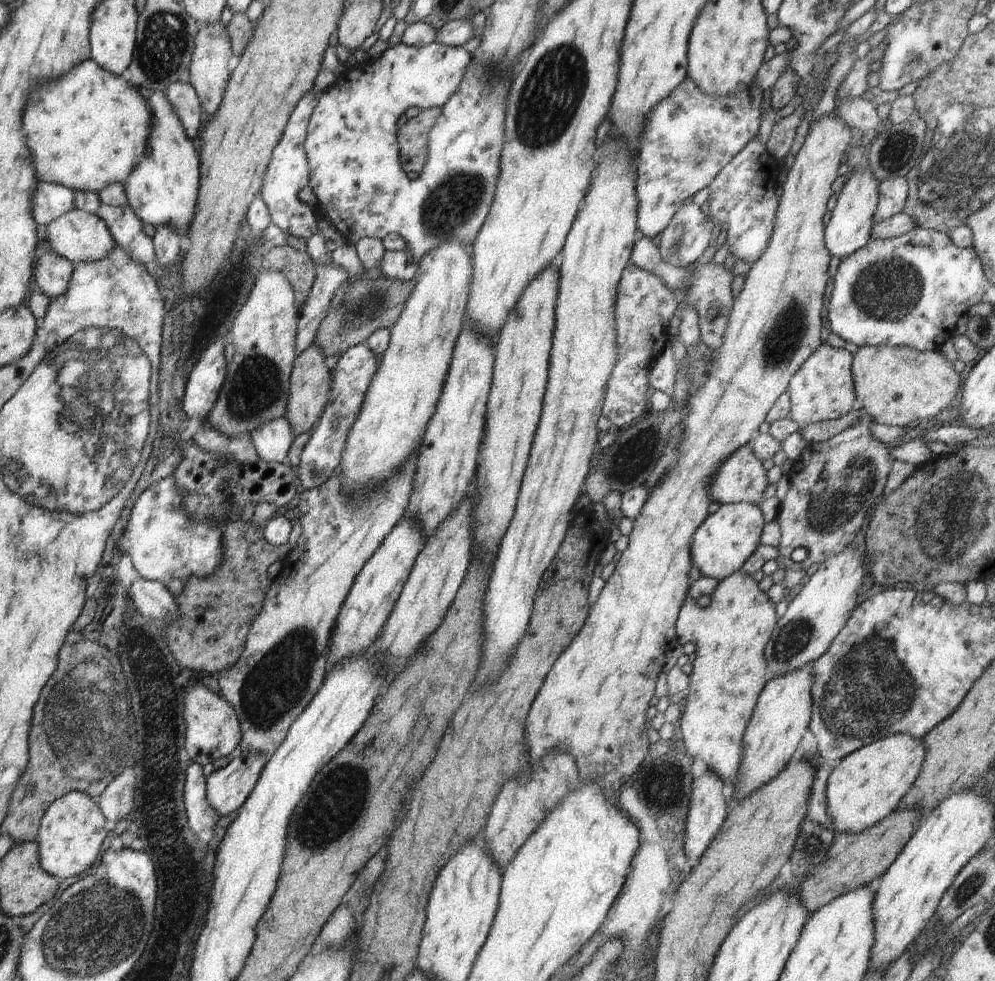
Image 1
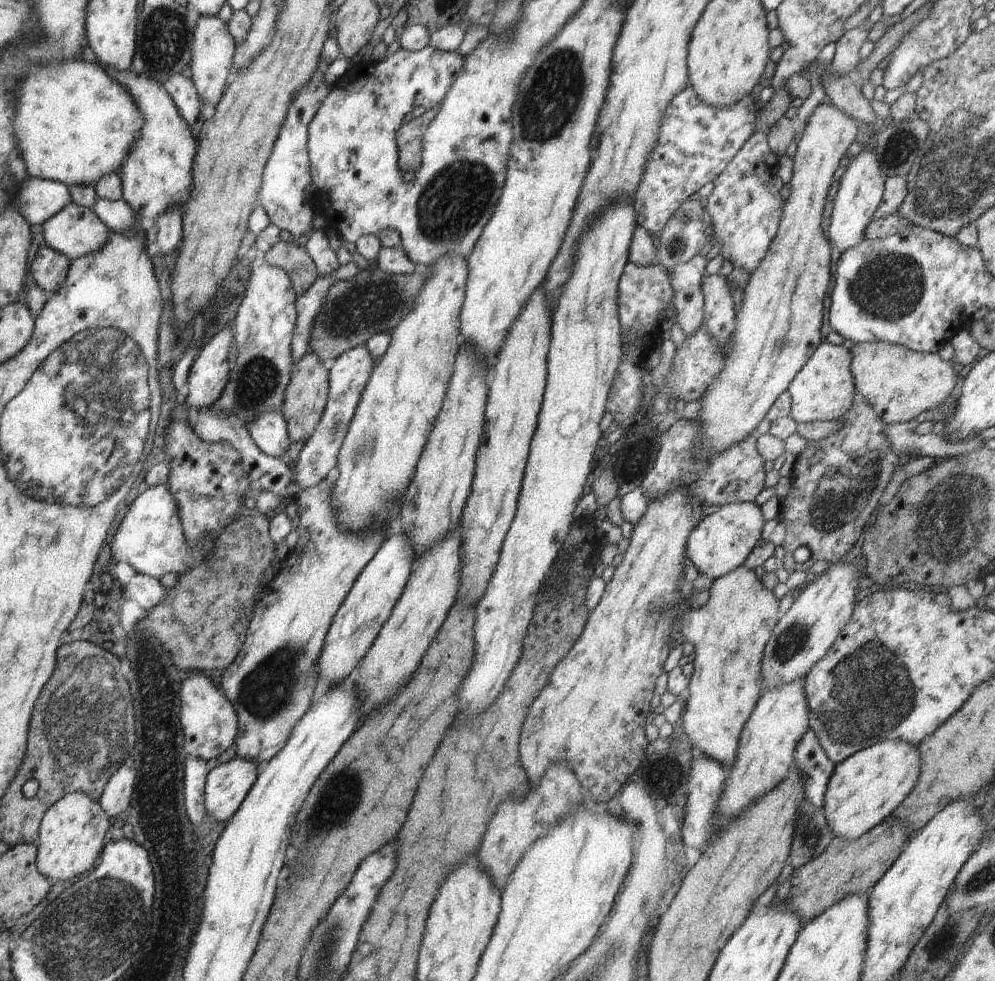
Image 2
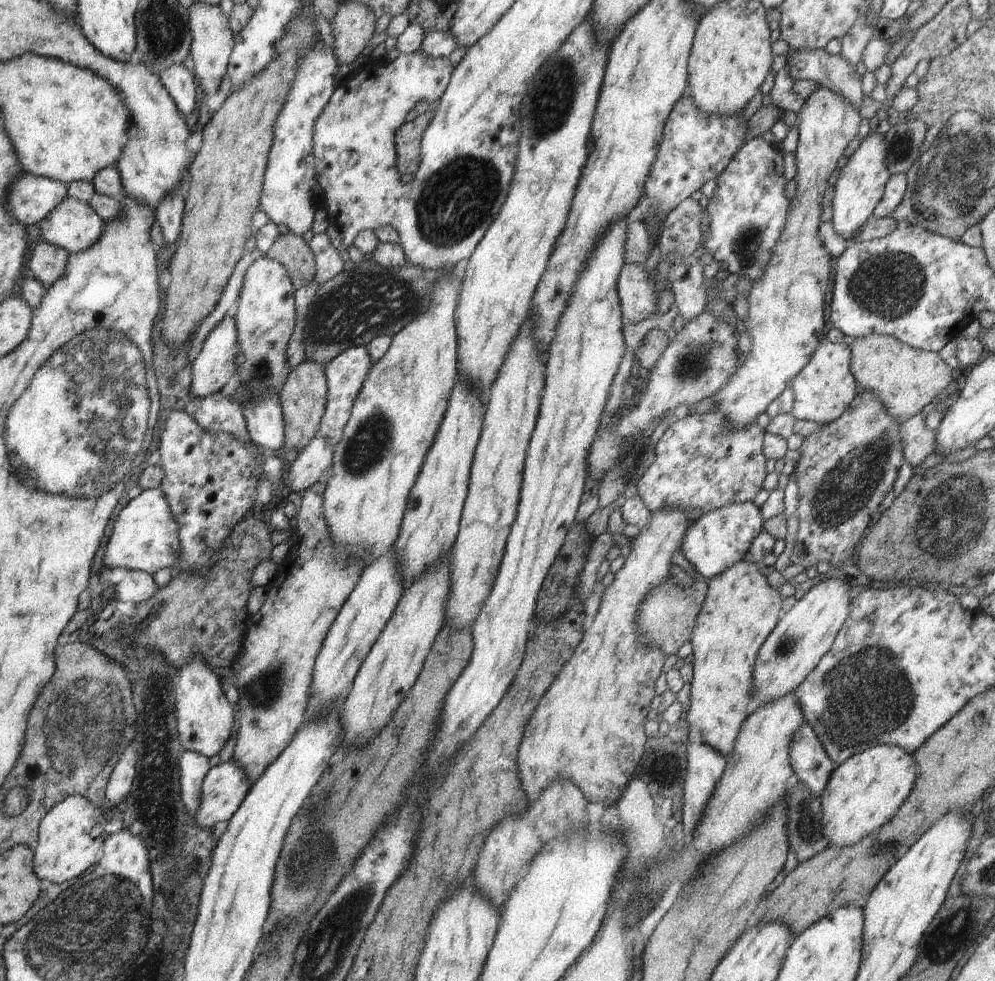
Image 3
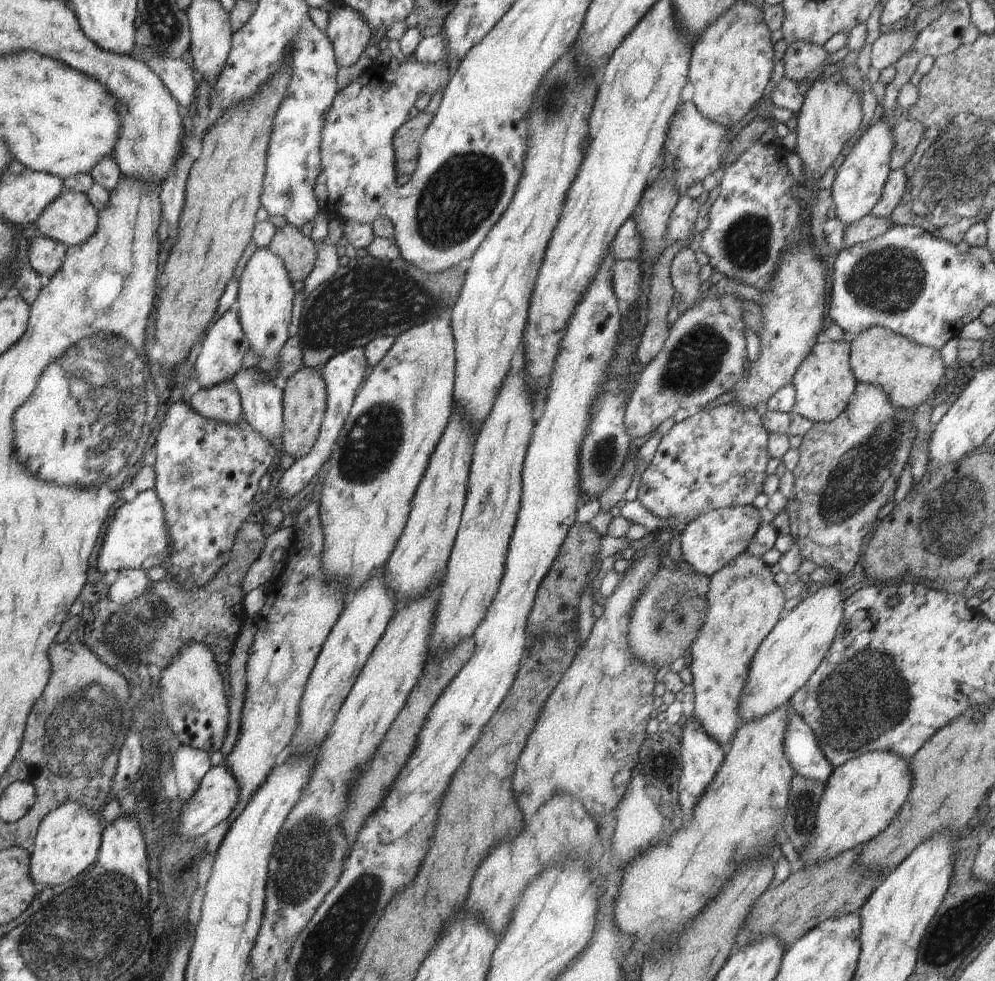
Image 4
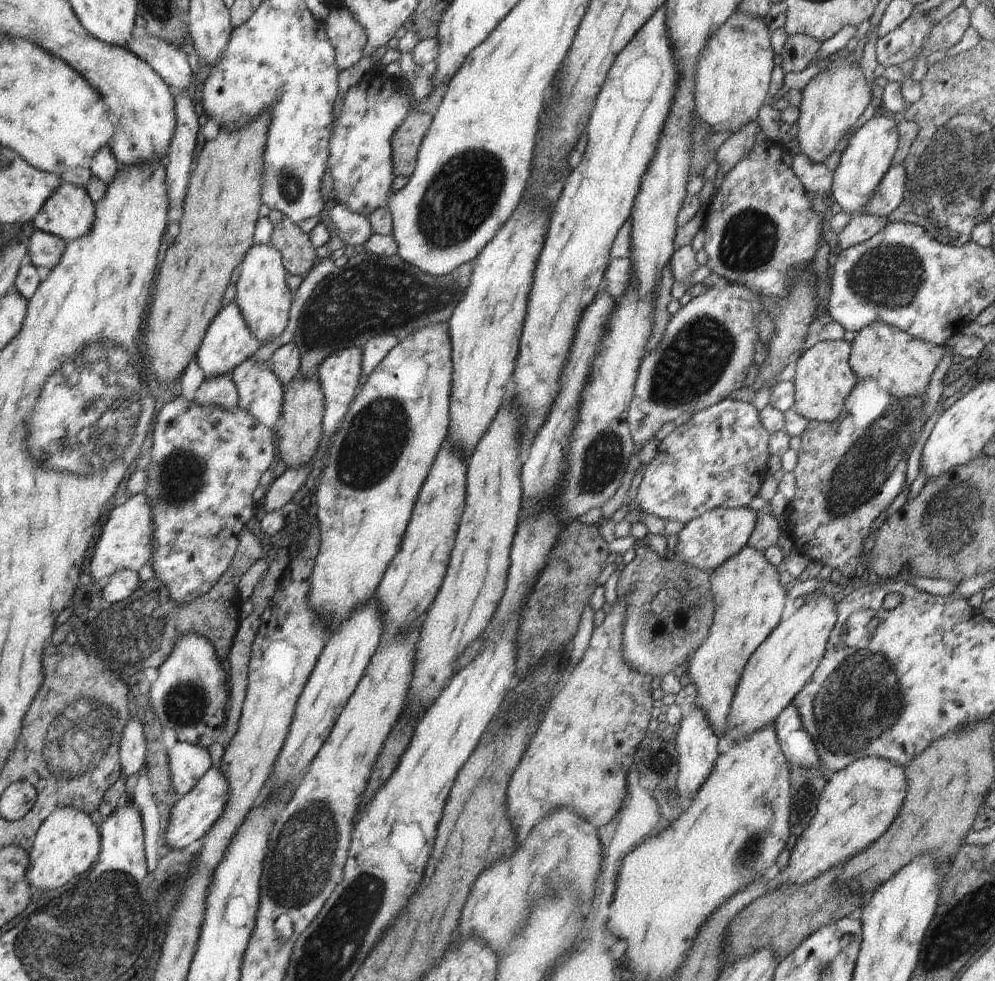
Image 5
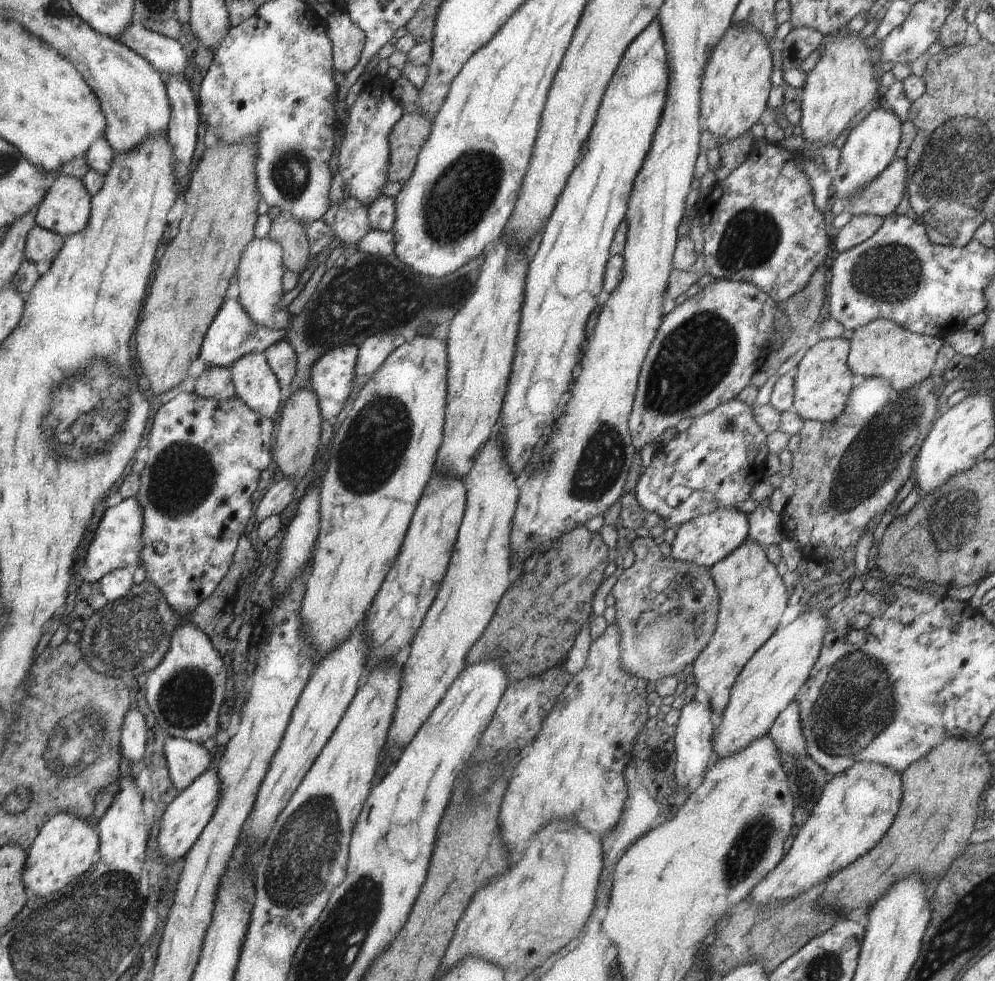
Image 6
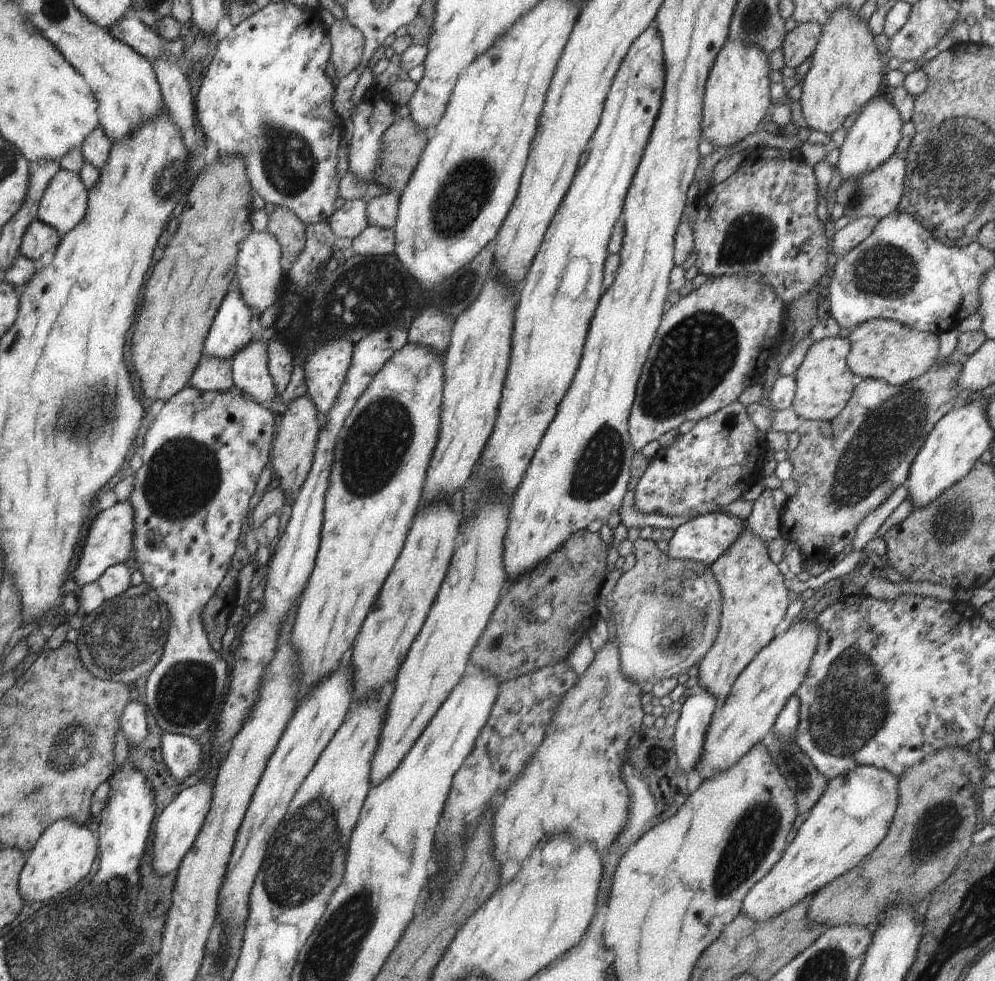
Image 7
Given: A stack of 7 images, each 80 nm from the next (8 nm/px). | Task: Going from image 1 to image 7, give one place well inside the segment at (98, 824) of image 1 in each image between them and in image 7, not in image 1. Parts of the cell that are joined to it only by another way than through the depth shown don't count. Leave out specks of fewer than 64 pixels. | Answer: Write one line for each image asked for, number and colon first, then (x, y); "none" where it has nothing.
2: (71, 834)
3: (71, 834)
4: (68, 839)
5: (67, 843)
6: (66, 847)
7: (64, 854)

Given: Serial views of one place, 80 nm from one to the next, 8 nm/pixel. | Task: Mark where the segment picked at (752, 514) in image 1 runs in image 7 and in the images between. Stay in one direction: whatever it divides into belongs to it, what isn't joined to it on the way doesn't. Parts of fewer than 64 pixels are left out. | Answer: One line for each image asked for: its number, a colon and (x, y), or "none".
2: (721, 541)
3: (720, 538)
4: (713, 540)
5: (705, 542)
6: (706, 539)
7: (705, 538)

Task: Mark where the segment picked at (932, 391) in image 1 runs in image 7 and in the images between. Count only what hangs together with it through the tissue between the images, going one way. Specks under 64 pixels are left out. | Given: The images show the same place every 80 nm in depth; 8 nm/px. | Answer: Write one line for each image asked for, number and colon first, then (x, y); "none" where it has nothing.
2: (899, 383)
3: (904, 378)
4: (908, 373)
5: (903, 365)
6: (881, 348)
7: (883, 349)

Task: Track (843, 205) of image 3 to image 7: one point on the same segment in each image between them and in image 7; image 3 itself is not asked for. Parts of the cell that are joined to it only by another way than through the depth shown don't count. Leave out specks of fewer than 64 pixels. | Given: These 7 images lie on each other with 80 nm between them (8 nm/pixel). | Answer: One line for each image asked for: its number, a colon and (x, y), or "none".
4: (859, 181)
5: (868, 156)
6: (872, 144)
7: (871, 140)

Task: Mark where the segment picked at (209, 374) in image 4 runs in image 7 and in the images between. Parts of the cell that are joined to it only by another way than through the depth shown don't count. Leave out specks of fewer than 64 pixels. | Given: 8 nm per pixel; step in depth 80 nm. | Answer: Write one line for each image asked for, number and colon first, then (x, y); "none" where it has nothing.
5: (228, 341)
6: (232, 334)
7: (235, 325)

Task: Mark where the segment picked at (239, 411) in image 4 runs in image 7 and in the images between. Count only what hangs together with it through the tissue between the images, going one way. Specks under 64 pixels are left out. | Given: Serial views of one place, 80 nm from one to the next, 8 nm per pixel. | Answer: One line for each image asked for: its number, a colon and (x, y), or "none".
5: (220, 390)
6: (214, 382)
7: (214, 374)

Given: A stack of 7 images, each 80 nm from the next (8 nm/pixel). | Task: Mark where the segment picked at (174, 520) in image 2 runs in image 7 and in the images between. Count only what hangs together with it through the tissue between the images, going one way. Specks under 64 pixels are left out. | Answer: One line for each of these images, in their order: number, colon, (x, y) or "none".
3: (145, 537)
4: (137, 538)
5: (125, 542)
6: (116, 544)
7: (110, 541)

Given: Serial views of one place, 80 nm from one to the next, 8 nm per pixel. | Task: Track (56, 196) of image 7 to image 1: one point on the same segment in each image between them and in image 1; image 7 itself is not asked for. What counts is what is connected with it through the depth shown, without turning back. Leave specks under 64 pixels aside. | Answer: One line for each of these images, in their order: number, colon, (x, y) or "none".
1: (77, 235)
2: (75, 231)
3: (73, 225)
4: (70, 218)
5: (69, 212)
6: (65, 208)

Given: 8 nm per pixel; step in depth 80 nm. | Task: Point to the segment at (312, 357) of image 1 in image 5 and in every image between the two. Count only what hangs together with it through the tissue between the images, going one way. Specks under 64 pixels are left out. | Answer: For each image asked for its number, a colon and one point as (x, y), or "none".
2: (305, 397)
3: (303, 396)
4: (304, 394)
5: (303, 409)

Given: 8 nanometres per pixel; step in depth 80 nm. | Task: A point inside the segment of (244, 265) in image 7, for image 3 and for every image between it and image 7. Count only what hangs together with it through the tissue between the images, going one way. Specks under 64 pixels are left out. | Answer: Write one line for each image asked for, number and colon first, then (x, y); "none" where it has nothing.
3: (265, 319)
4: (265, 298)
5: (264, 299)
6: (260, 273)

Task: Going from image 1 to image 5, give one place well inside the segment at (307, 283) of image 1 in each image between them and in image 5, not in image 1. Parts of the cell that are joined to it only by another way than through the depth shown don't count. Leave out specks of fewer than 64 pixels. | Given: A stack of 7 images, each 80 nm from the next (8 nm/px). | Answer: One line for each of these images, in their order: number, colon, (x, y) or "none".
2: (294, 259)
3: (293, 251)
4: (297, 250)
5: (292, 240)

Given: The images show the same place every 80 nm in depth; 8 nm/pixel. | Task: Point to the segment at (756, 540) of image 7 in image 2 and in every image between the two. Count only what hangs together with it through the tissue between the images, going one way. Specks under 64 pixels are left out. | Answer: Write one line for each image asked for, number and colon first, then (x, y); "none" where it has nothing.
2: (729, 633)
3: (741, 608)
4: (745, 603)
5: (749, 599)
6: (752, 596)

